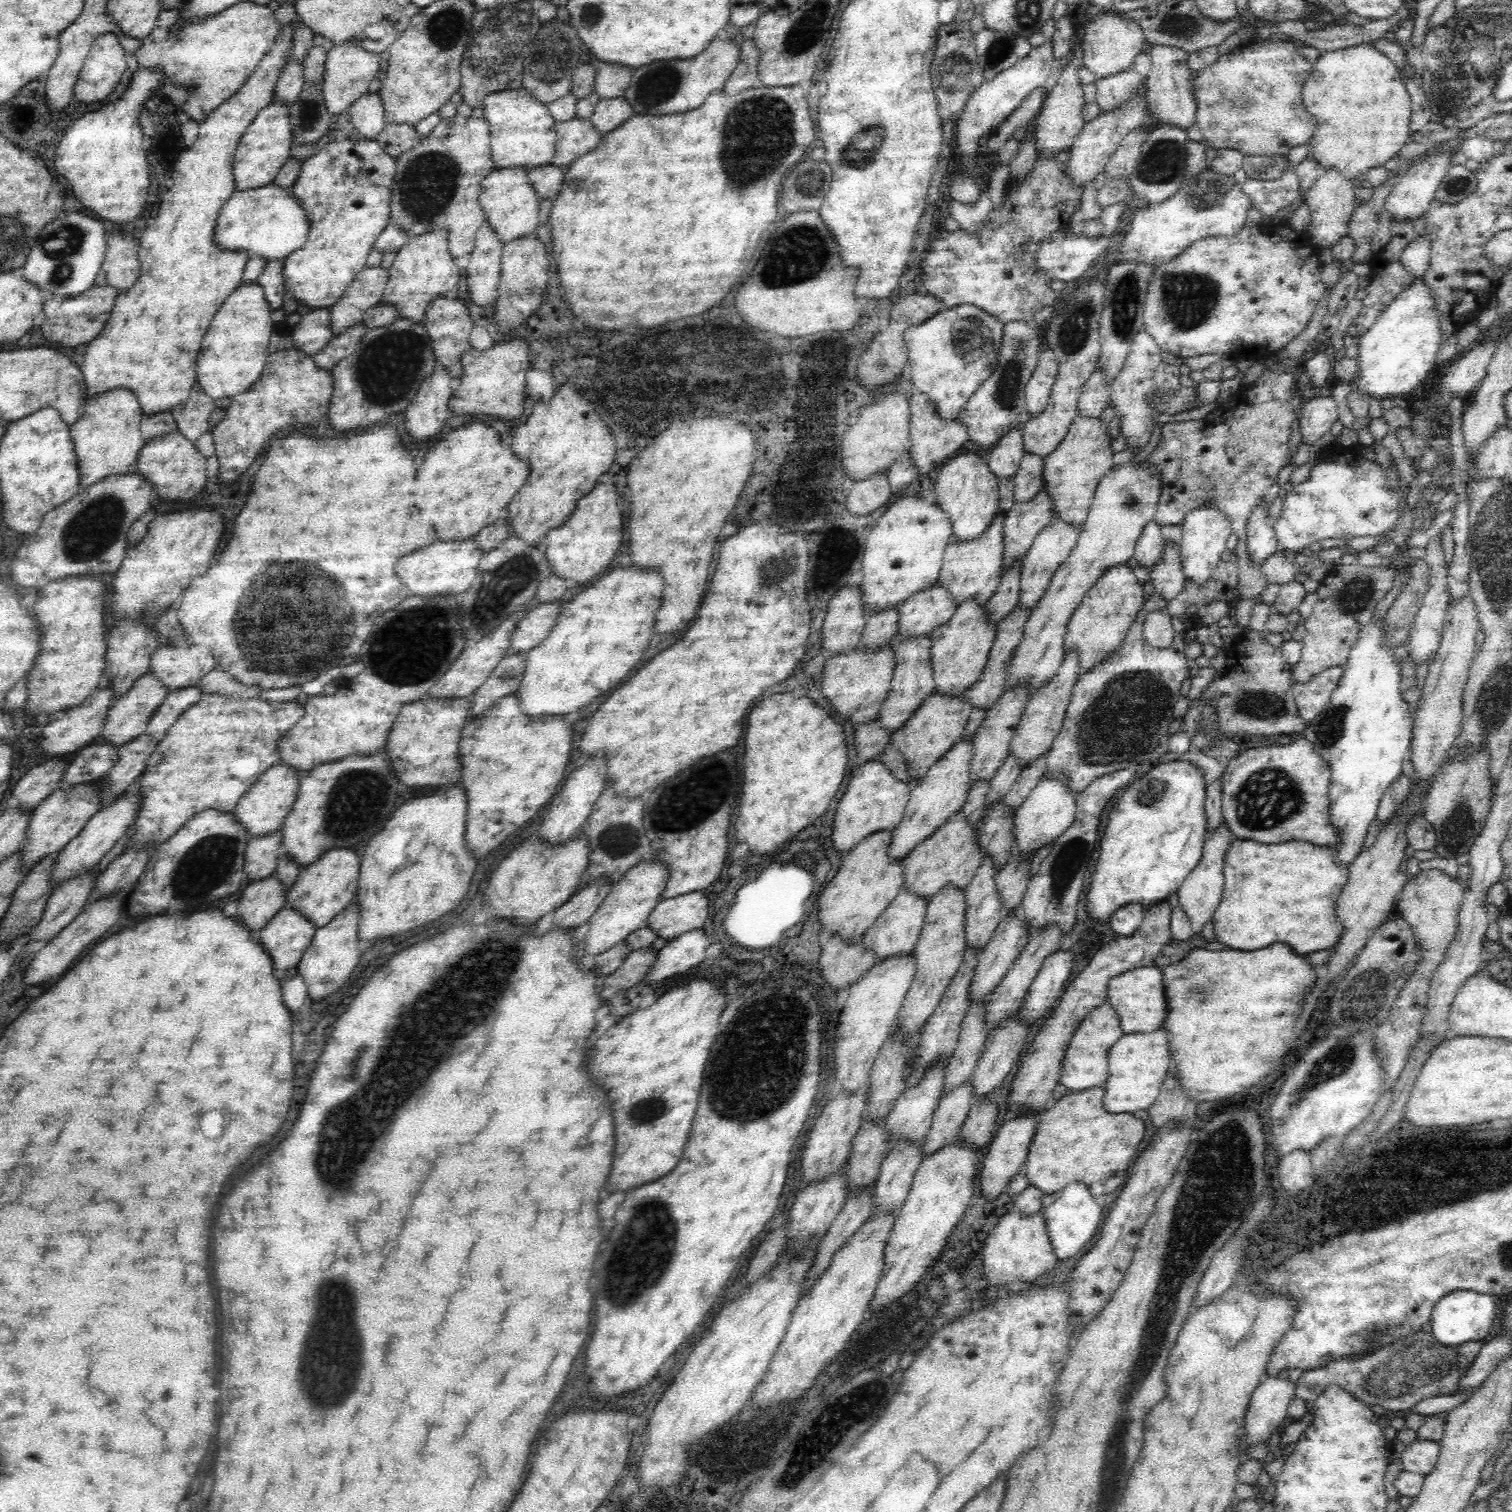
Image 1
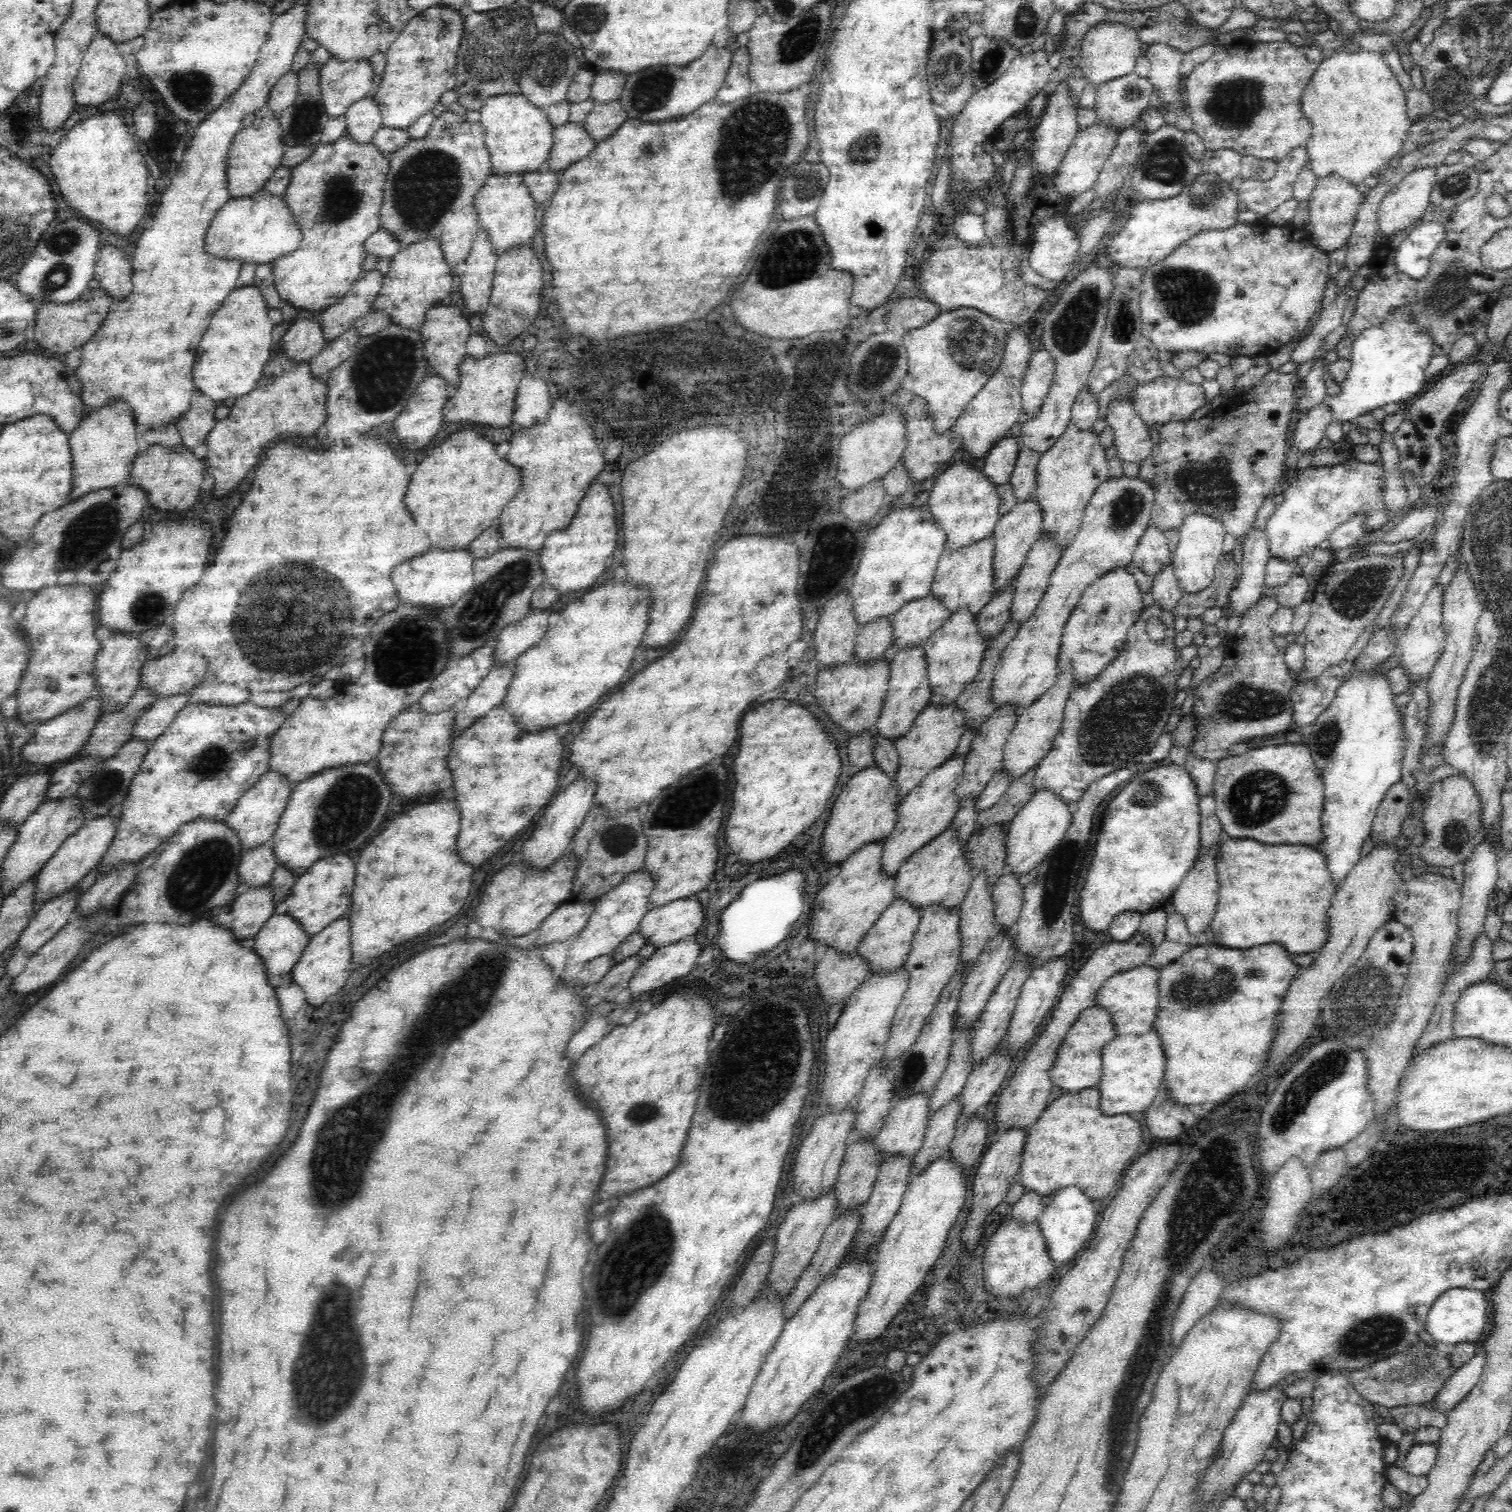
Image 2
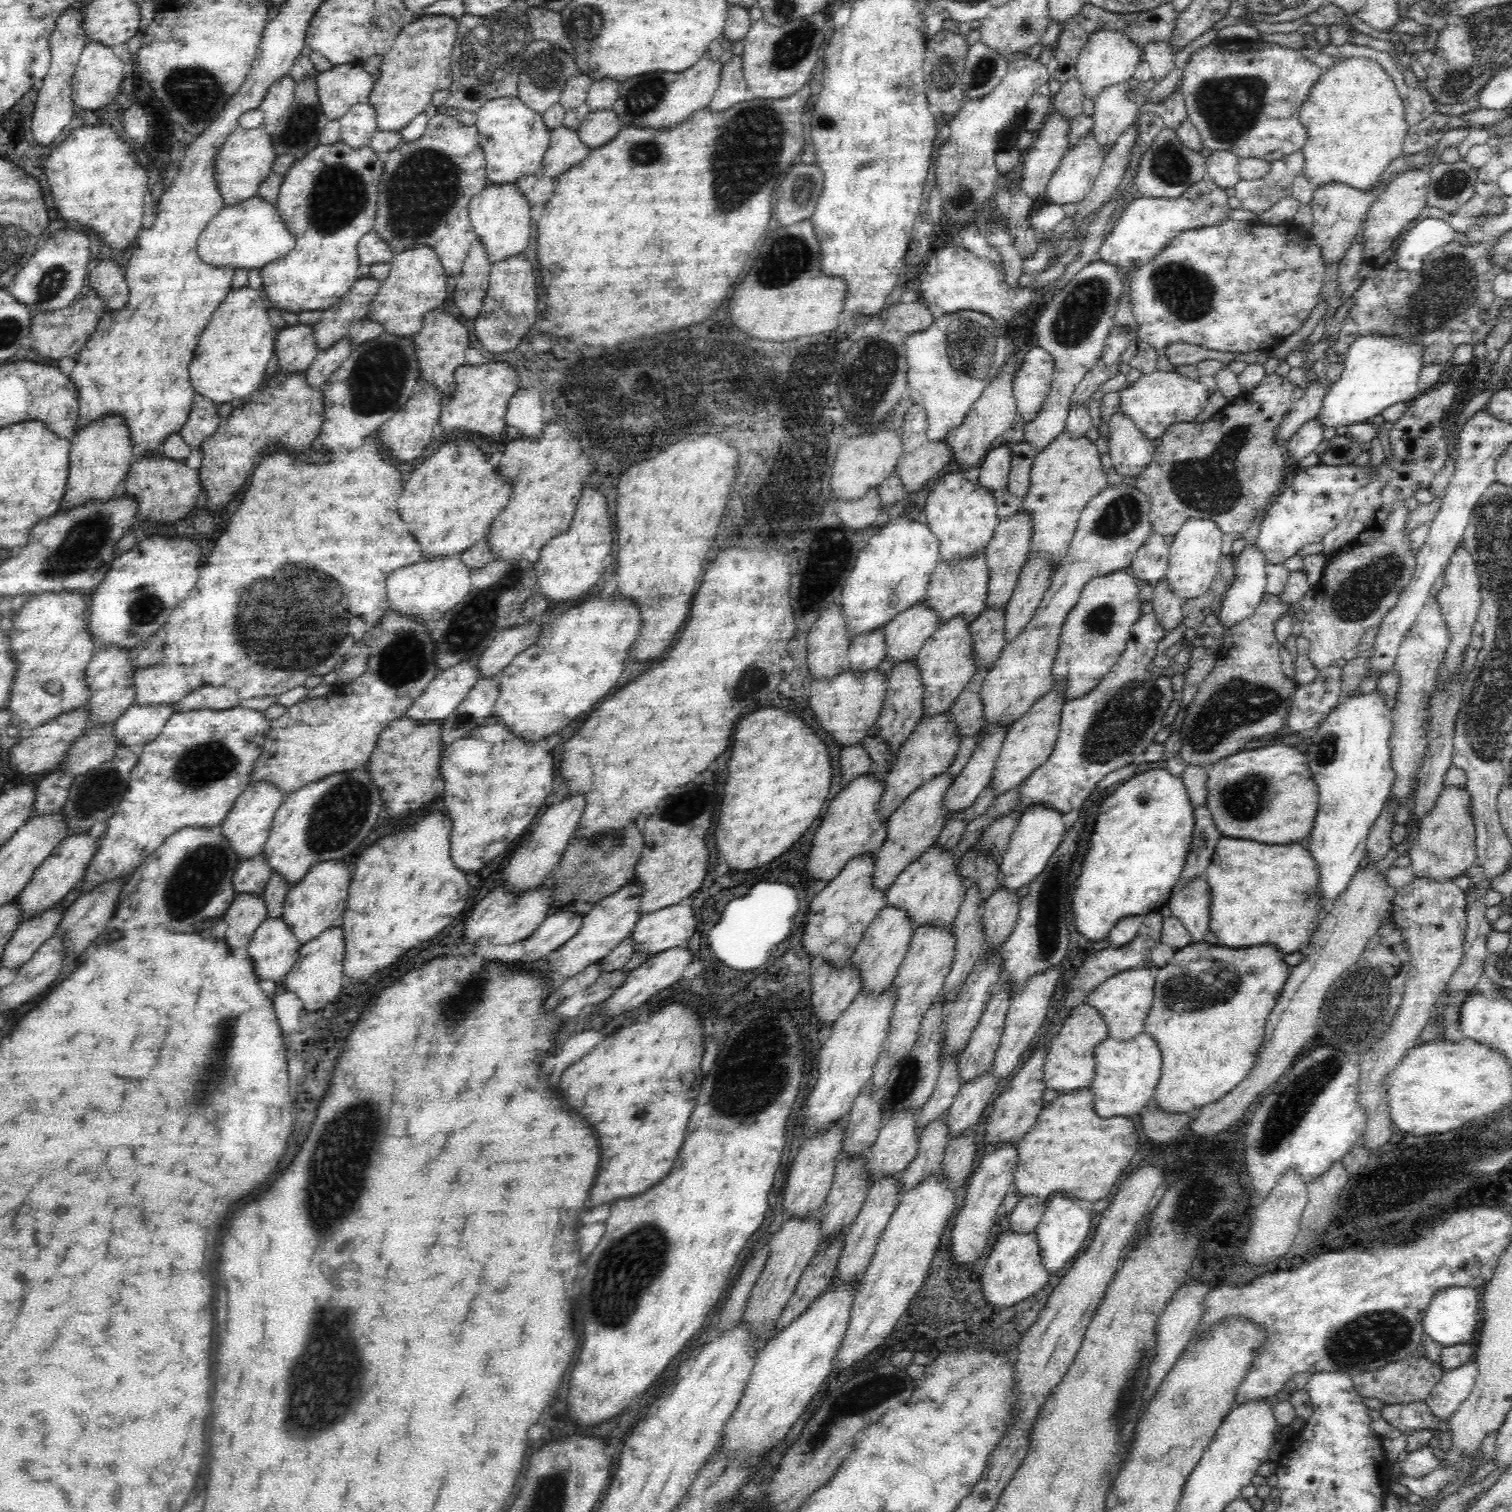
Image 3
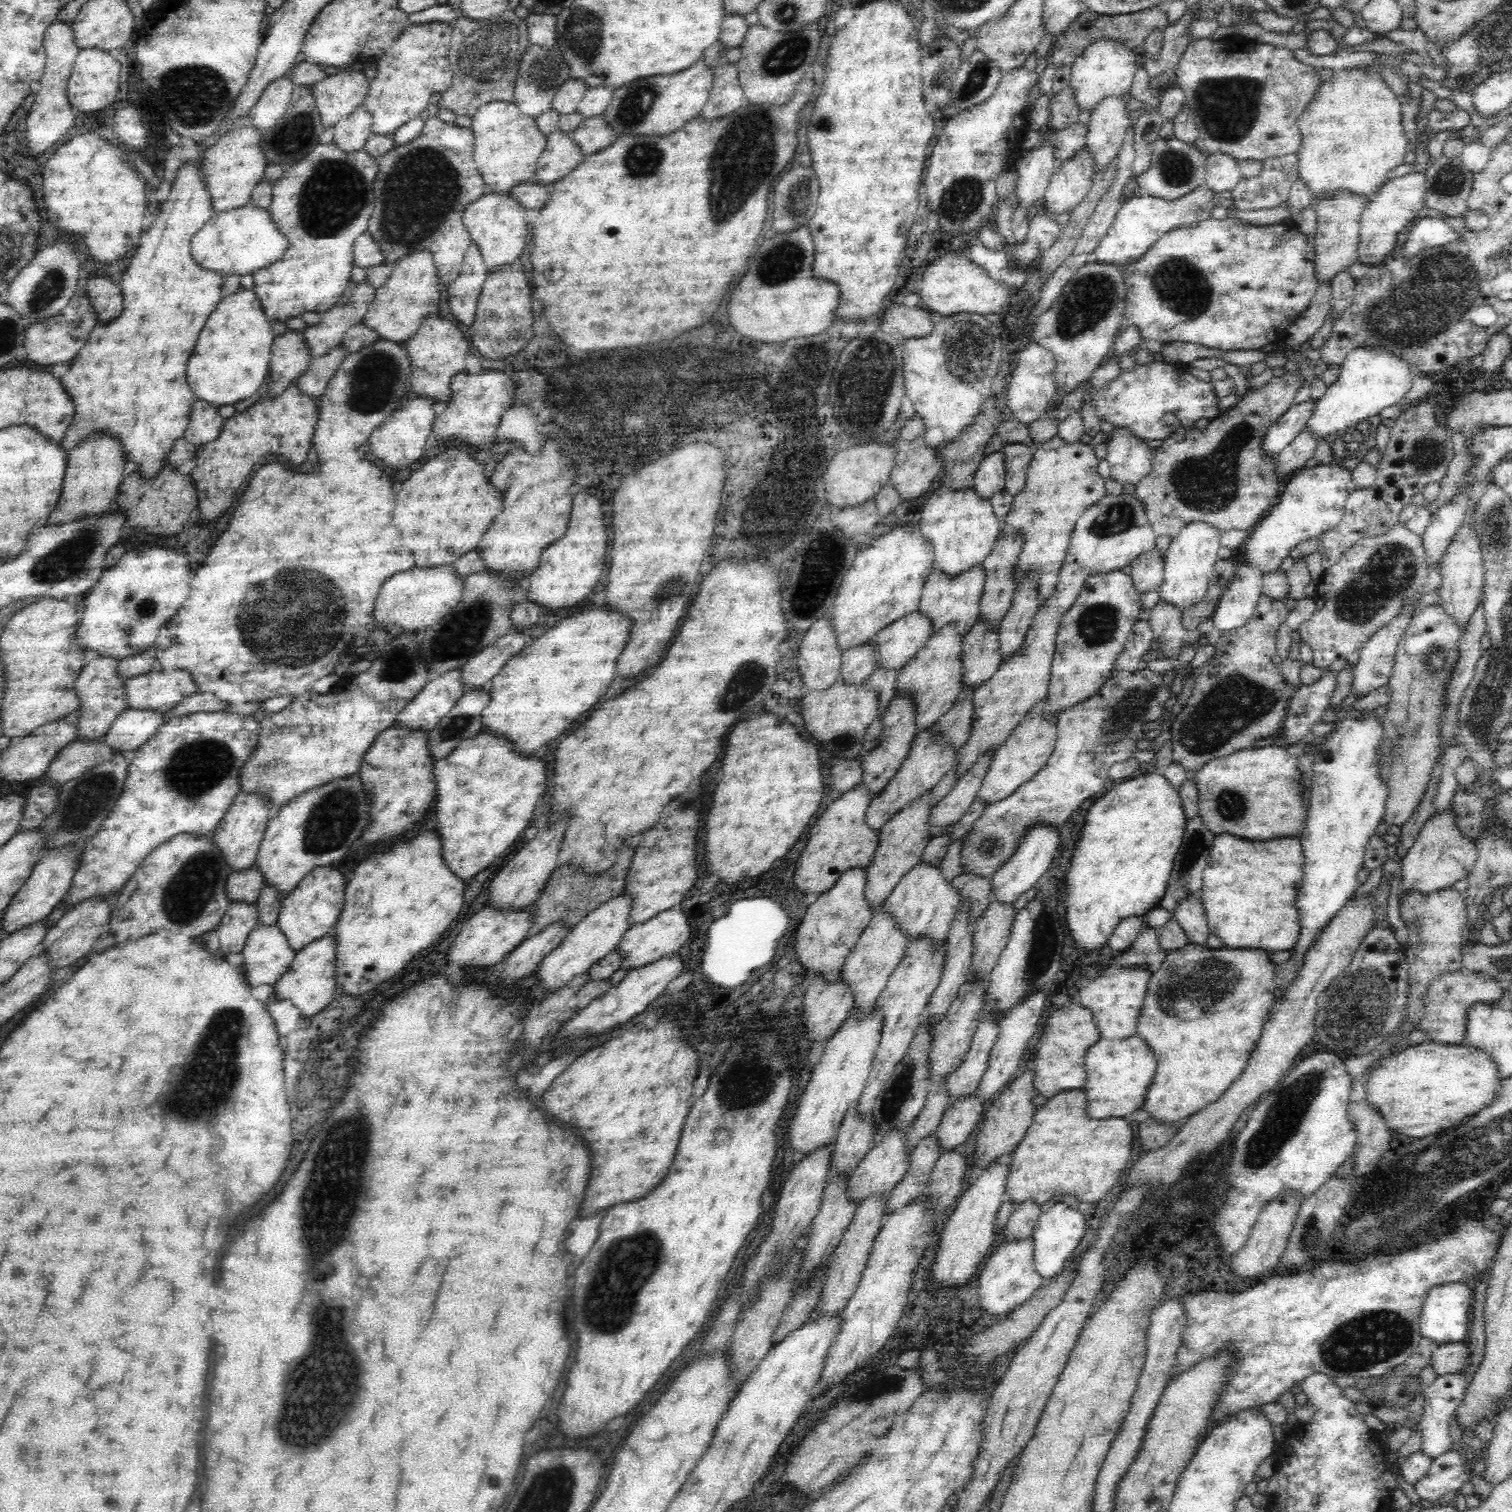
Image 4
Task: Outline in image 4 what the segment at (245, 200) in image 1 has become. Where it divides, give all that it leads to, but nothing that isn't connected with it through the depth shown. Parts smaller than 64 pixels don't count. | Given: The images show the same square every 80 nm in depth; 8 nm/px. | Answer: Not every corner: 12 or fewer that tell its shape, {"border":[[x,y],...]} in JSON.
{"border":[[251,201],[216,213],[192,258],[221,275],[280,260],[288,239]]}

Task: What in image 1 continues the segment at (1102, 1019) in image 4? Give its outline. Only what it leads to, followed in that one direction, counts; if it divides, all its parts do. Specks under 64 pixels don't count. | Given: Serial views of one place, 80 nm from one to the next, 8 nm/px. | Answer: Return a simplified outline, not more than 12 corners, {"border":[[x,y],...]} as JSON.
{"border":[[1135,968],[1109,980],[1124,1034],[1163,1026],[1163,971]]}

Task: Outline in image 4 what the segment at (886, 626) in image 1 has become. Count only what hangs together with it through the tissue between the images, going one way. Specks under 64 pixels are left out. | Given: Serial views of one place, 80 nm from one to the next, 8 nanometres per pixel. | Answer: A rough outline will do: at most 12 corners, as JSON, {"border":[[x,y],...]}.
{"border":[[872,639],[843,651],[840,678],[863,684],[877,668]]}

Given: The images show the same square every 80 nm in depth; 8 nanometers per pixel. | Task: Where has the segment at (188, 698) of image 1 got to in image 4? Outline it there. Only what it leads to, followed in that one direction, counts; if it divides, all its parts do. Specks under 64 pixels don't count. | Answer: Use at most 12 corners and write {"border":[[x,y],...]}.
{"border":[[130,708],[107,730],[115,752],[158,734],[164,712]]}

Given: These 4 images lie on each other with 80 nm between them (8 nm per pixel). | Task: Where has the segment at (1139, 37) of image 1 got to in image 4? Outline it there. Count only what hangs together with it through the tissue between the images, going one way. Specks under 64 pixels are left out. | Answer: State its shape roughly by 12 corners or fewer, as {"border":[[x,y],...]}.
{"border":[[1114,39],[1084,49],[1070,86],[1082,110],[1132,86],[1136,54]]}

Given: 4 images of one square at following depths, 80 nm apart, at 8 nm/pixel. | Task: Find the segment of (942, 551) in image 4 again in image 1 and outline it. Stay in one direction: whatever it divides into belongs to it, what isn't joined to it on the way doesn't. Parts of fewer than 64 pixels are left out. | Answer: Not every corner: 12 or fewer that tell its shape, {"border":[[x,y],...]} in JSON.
{"border":[[962,452],[931,486],[953,528],[974,540],[999,509],[999,480]]}

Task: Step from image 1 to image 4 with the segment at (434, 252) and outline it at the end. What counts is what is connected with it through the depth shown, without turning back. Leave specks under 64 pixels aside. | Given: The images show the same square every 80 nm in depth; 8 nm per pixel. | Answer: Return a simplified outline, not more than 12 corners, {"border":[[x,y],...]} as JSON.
{"border":[[428,250],[393,263],[363,324],[403,343],[441,298]]}

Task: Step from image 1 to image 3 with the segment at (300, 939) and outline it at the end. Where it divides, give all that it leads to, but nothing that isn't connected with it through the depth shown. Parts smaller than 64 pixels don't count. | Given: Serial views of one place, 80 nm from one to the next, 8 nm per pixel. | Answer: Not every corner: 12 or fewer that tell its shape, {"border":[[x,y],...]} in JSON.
{"border":[[268,917],[249,942],[255,975],[280,982],[302,944]]}

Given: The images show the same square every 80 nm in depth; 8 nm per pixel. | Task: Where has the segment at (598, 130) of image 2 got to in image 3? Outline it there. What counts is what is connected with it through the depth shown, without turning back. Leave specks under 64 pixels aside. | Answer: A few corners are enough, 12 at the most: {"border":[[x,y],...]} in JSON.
{"border":[[613,108],[590,111],[579,126],[585,146],[610,142],[622,124]]}

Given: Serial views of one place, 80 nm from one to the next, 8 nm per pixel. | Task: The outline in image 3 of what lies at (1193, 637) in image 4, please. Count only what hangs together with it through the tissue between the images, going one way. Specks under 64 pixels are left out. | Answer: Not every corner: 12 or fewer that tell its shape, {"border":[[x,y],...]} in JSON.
{"border":[[1164,574],[1152,596],[1160,626],[1172,632],[1183,622],[1183,599]]}

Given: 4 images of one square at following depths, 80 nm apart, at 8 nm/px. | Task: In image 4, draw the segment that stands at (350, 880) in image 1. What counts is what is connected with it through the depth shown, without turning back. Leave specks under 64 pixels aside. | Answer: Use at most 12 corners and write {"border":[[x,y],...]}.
{"border":[[333,865],[282,899],[276,924],[294,953],[328,935],[345,903]]}

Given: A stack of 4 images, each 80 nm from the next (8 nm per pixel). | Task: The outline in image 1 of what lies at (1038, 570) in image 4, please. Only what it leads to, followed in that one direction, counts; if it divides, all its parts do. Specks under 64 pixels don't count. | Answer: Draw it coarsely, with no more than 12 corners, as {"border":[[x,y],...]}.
{"border":[[1077,414],[1043,460],[1053,516],[1085,522],[1114,466],[1109,423]]}

